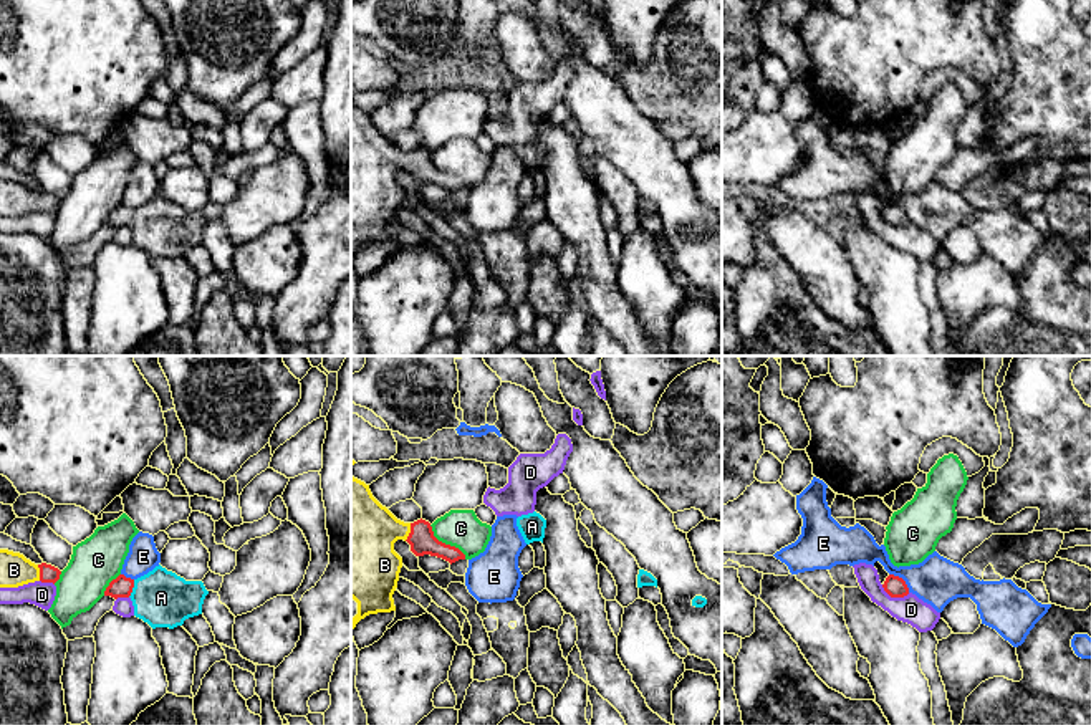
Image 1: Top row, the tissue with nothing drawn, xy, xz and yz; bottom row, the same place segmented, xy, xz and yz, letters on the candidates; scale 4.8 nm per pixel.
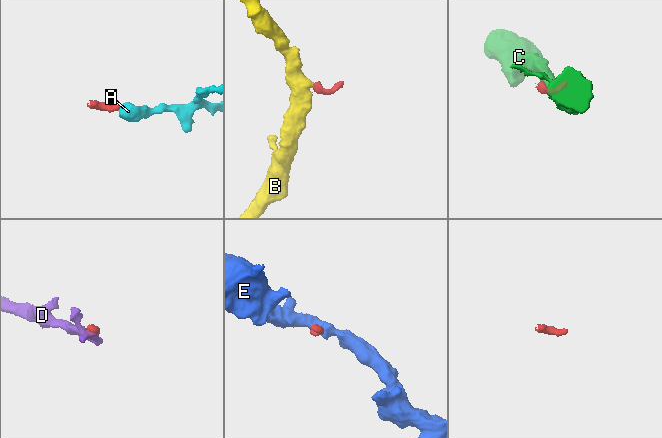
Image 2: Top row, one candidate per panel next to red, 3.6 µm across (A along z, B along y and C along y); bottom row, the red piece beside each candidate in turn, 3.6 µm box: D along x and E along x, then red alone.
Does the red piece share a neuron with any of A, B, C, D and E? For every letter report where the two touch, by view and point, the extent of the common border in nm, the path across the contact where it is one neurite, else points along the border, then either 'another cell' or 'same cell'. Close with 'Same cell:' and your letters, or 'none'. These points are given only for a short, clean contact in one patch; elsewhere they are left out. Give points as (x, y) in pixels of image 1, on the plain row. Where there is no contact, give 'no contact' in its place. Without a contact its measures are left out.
A: meets red in xy at (133, 216); contact 90 nm long; runs through xy (121, 216), (133, 216), (161, 227); same cell
B: meets red in xz at (411, 161); contact 90 nm long; runs through xz (421, 168), (411, 161), (360, 163); same cell
C: meets red in xz at (444, 172); contact 240 nm long; border along xz (429, 154), (439, 169), (454, 174), (466, 187); another cell
D: meets red in yz at (894, 225); contact 150 nm long; another cell
E: meets red in yz at (903, 209); contact 140 nm long; border along yz (889, 202), (901, 207), (909, 220); another cell
Same cell: A, B

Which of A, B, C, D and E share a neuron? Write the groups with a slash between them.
A B / C / D / E

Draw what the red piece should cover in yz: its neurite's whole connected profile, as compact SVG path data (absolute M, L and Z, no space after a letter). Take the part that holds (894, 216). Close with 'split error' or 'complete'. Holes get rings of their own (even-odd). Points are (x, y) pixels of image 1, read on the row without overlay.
M889 204L886 207L882 217L891 227L904 227L909 223L909 217L907 217L906 210L894 204Z | complete

